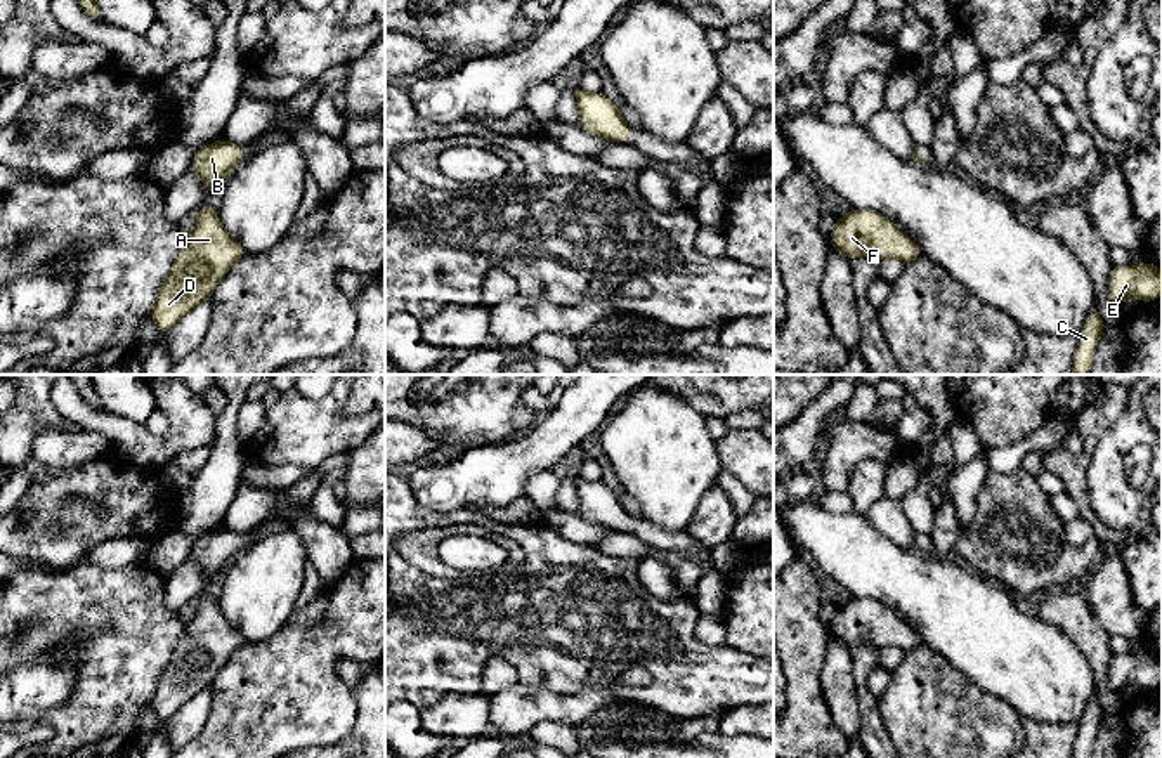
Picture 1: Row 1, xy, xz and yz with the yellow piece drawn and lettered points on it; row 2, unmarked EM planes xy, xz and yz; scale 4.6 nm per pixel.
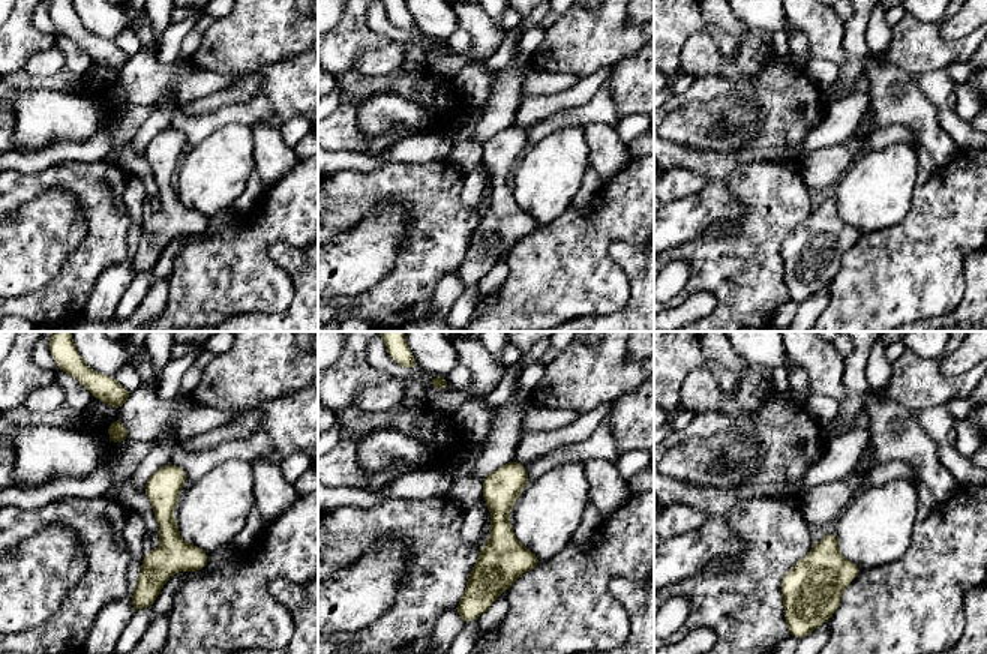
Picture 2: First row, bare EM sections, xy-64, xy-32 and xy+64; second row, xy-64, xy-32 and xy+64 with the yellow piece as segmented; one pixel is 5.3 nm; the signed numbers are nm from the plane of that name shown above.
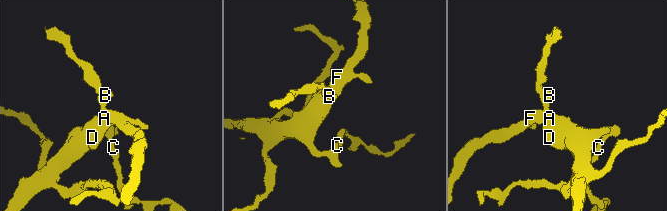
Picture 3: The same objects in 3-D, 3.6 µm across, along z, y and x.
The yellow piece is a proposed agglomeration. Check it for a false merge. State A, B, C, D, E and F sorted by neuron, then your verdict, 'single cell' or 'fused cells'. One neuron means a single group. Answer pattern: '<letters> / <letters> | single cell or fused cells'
A B C D E F | single cell

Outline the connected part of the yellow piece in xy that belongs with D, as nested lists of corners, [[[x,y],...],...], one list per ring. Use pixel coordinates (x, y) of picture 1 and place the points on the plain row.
[[[205,590],[151,697],[160,722],[166,723],[189,699],[212,687],[219,670],[243,644],[243,635],[225,621],[217,598]]]

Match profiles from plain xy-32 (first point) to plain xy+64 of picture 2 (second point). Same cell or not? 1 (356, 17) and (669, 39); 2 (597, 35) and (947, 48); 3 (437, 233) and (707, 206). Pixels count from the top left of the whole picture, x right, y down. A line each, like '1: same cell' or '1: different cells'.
1: same cell
2: same cell
3: different cells

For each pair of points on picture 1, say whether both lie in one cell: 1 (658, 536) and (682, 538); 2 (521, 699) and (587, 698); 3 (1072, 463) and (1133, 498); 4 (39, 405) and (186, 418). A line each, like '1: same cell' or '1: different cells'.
1: same cell
2: same cell
3: different cells
4: different cells

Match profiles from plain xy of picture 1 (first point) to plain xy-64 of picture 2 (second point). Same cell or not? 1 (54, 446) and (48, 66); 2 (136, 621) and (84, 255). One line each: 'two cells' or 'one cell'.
1: one cell
2: one cell

